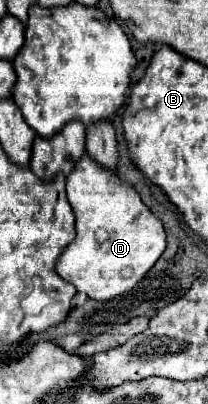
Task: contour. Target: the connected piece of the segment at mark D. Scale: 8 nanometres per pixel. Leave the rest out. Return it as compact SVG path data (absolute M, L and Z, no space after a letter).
M88 153L66 177L66 195L76 215L76 237L60 253L56 273L96 301L108 301L130 291L164 253L162 221L150 213L128 181L118 177L116 171L98 167Z

